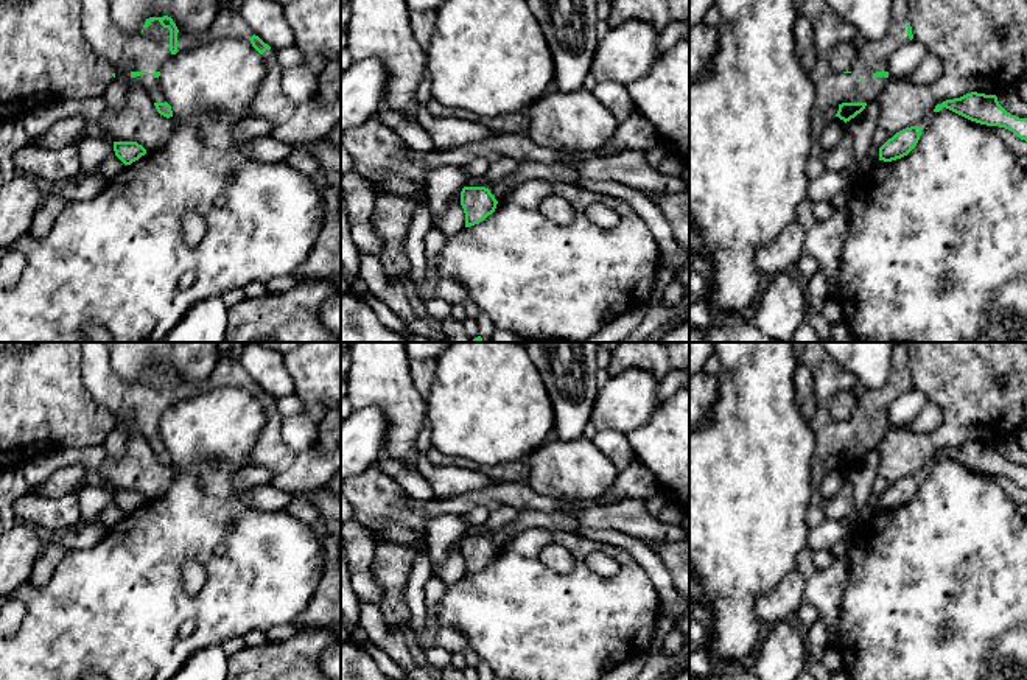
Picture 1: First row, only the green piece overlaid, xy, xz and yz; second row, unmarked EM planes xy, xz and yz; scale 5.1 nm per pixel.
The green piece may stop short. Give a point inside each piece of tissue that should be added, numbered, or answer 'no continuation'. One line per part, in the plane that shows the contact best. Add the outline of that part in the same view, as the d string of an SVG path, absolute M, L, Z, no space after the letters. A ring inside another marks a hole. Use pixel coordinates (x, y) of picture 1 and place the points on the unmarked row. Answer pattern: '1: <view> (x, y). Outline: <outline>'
1: xy (147, 400). Outline: M84 342L81 350L81 378L93 398L106 406L112 422L160 420L173 406L170 378L160 370L151 370L138 383L128 383L112 367L106 342Z

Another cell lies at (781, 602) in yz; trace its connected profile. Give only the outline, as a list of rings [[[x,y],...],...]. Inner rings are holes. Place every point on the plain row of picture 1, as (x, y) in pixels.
[[[795,570],[775,588],[758,596],[756,615],[766,627],[797,616],[797,610],[803,604],[804,584],[804,576]]]

